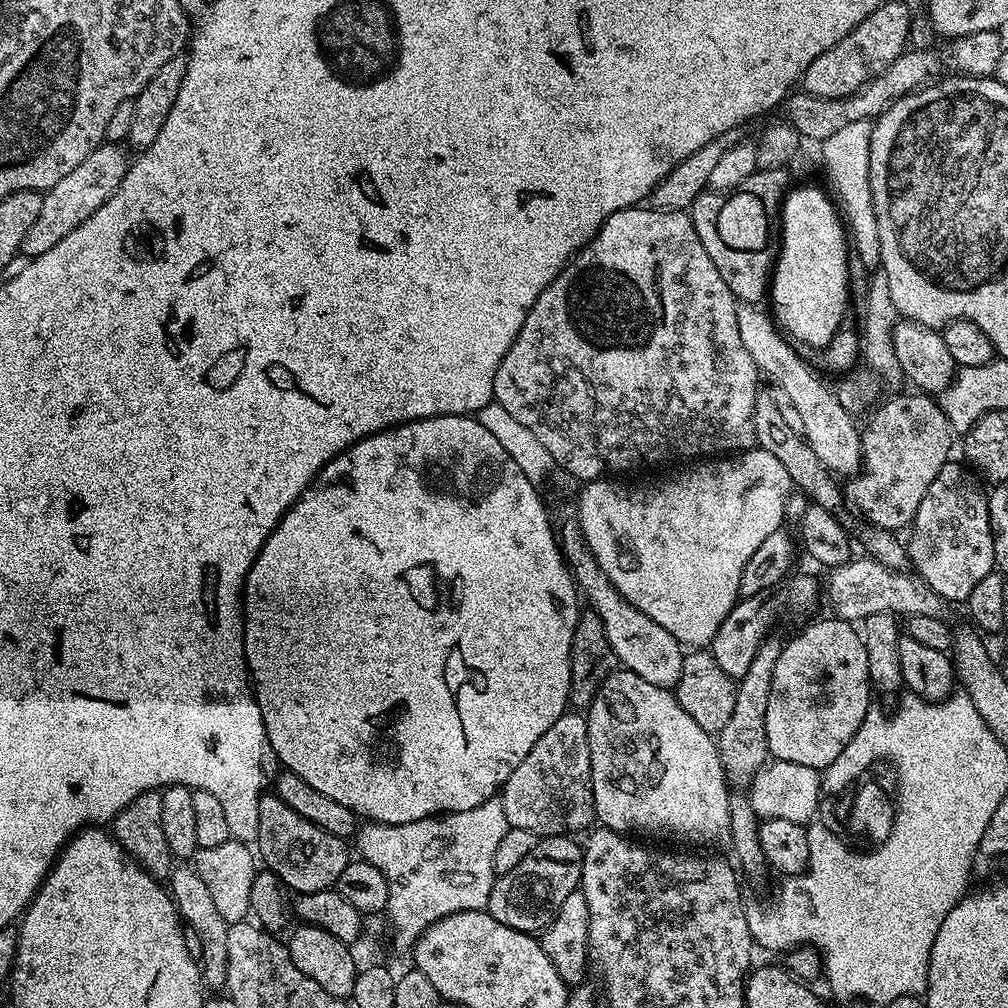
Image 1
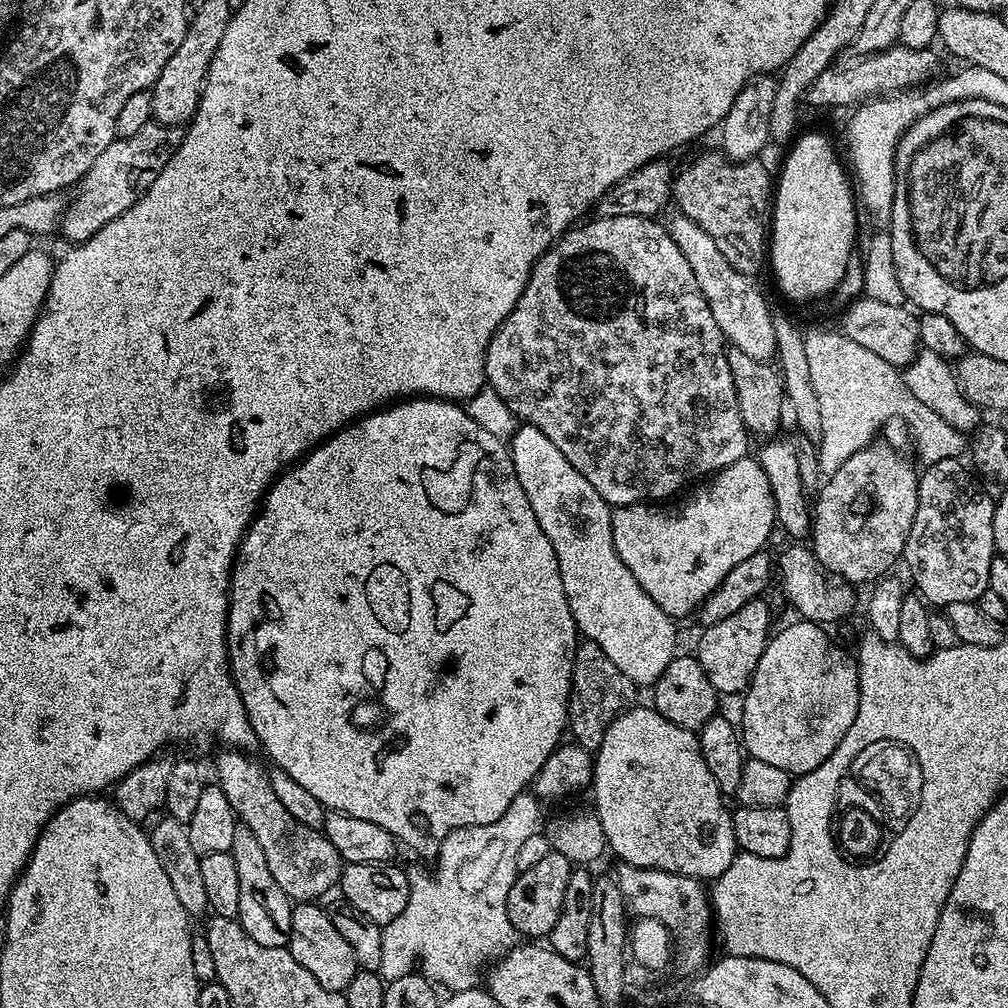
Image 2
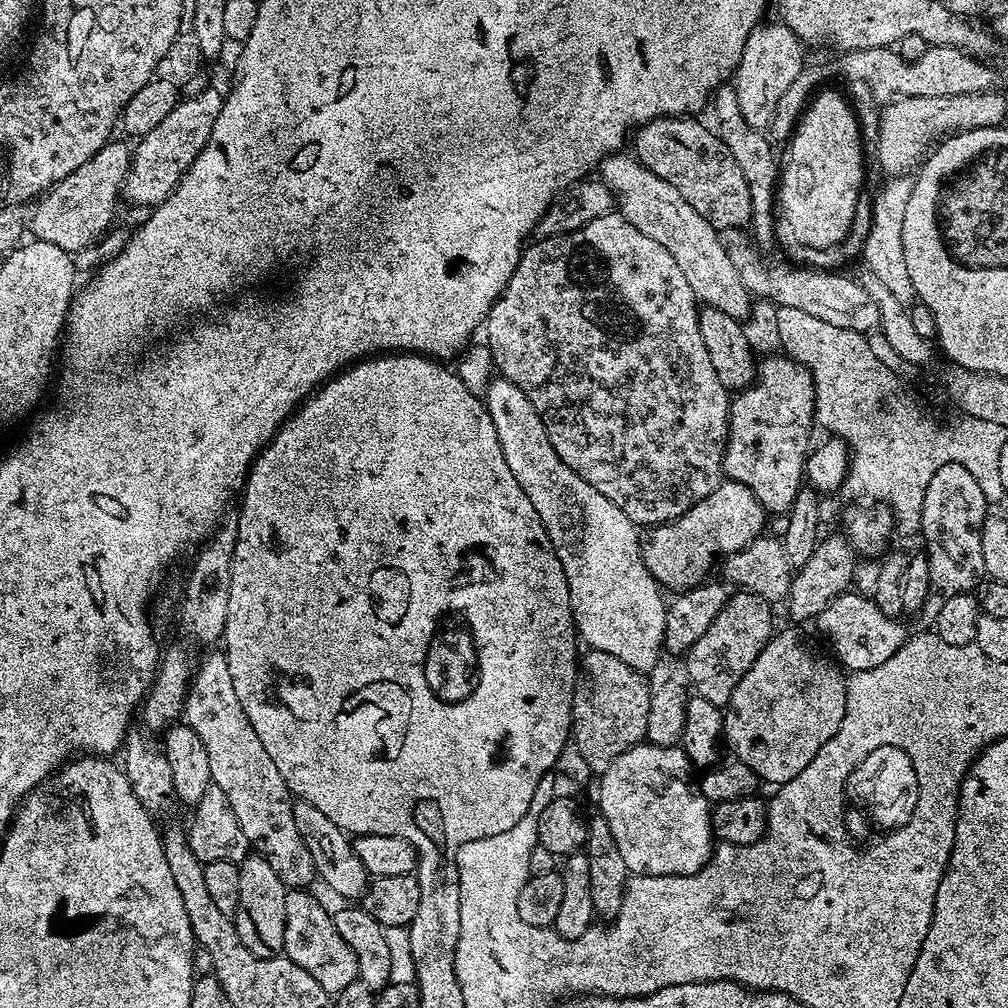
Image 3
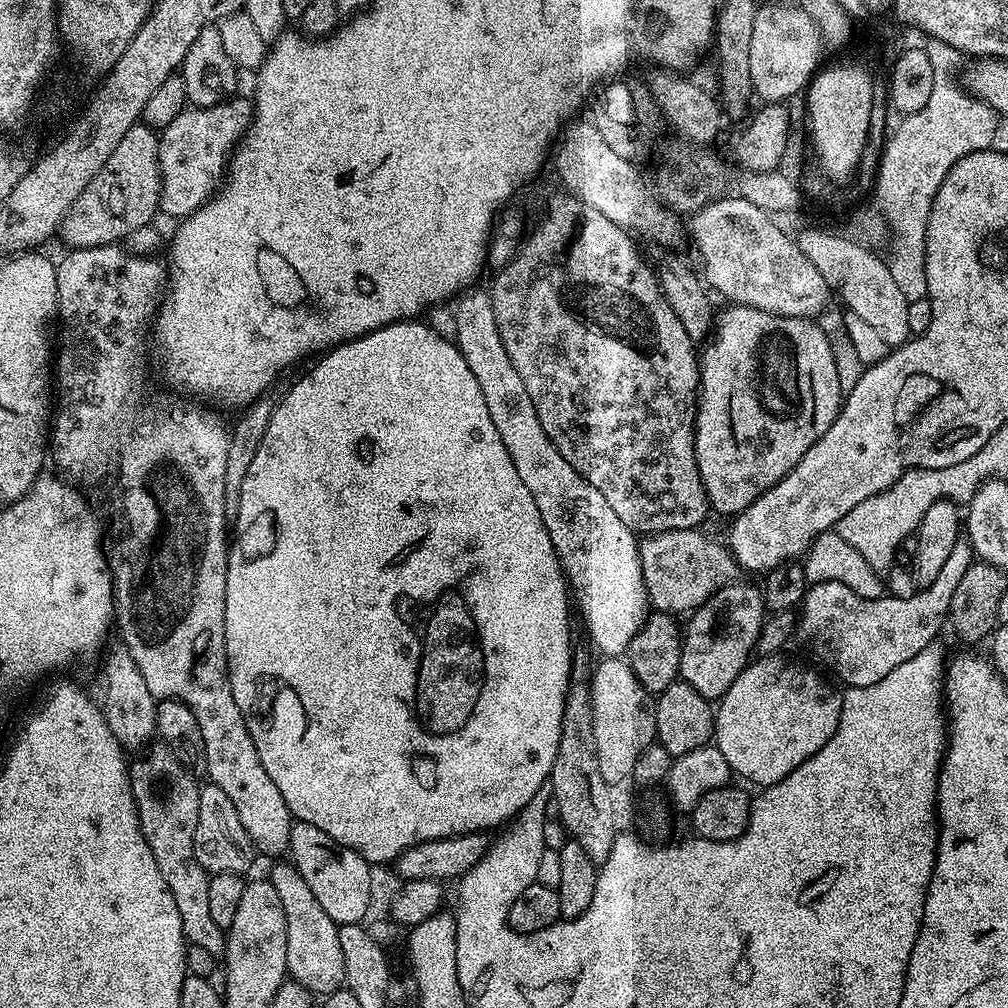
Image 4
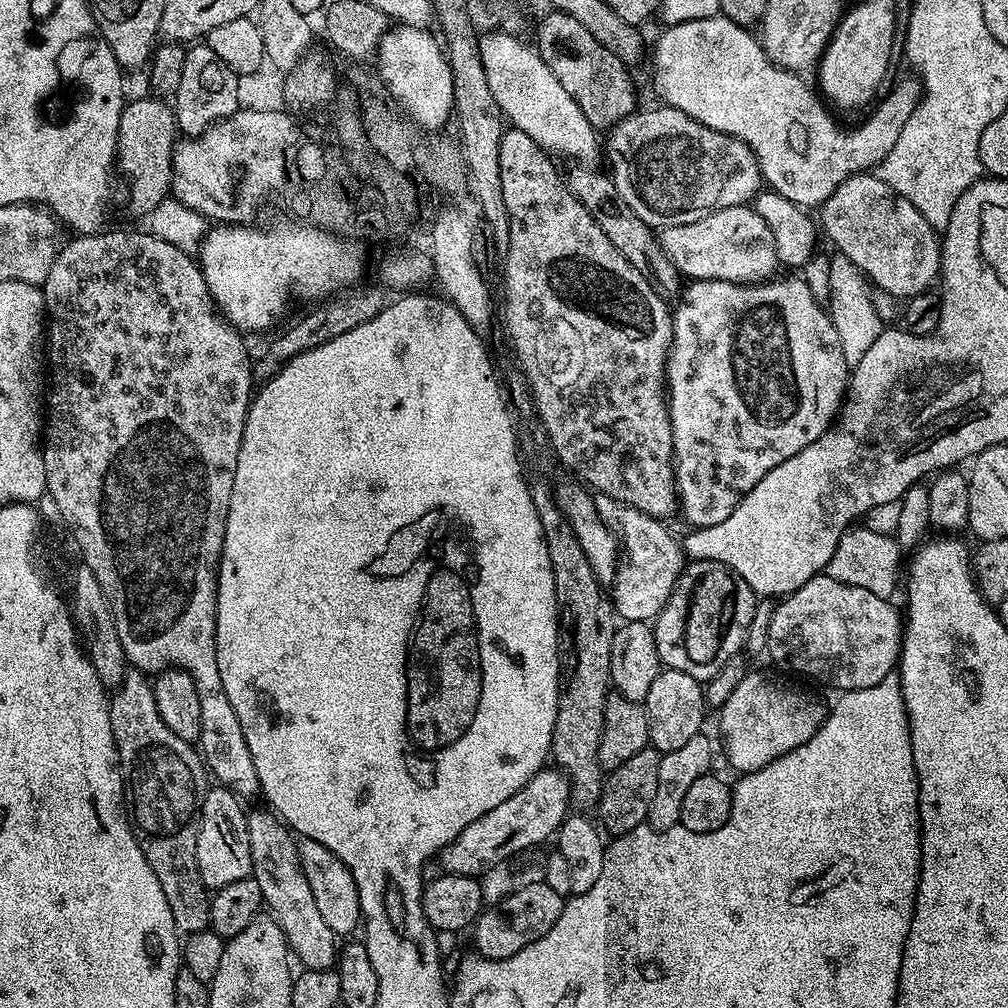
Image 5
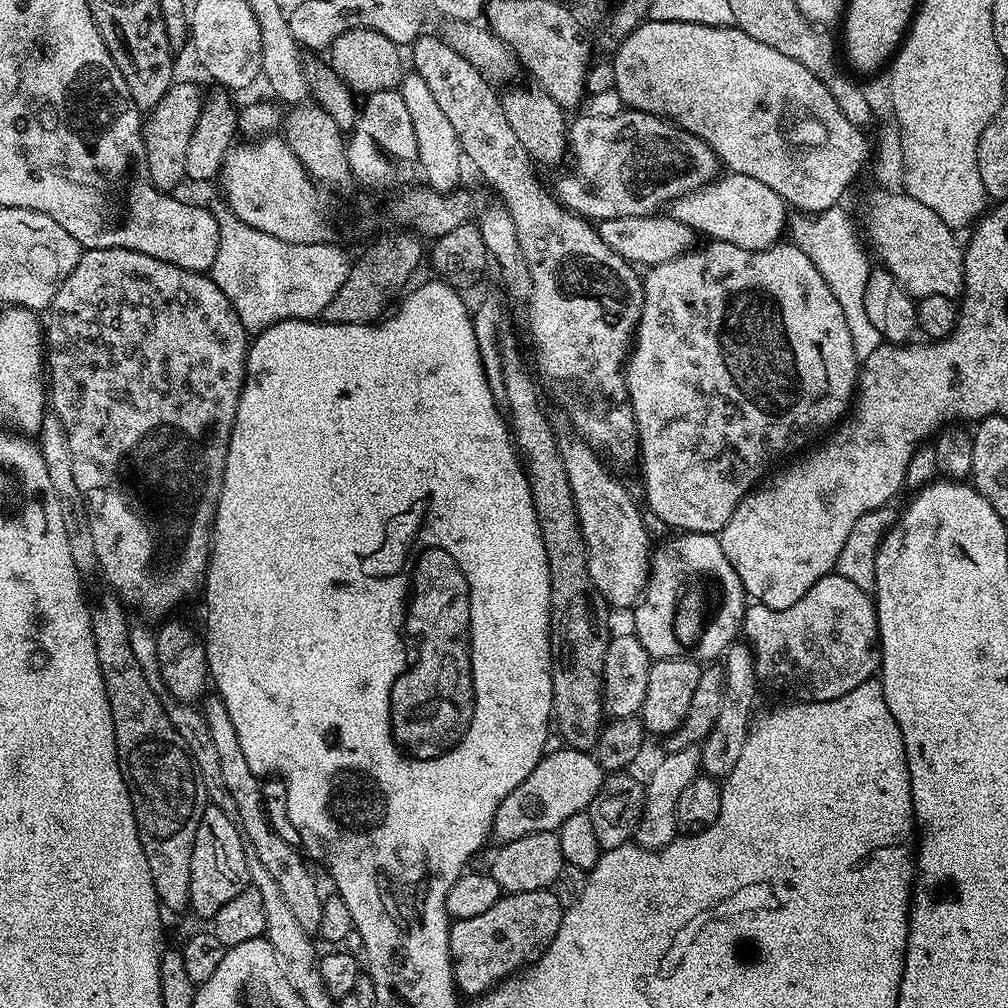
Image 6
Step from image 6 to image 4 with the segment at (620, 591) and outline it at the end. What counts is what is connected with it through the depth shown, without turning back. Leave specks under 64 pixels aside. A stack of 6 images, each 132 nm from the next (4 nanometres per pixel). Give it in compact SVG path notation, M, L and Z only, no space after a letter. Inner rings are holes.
M694 528L653 532L639 541L642 578L648 591L649 605L655 611L691 613L706 603L719 588L741 579L742 569L733 558L732 549L702 533Z

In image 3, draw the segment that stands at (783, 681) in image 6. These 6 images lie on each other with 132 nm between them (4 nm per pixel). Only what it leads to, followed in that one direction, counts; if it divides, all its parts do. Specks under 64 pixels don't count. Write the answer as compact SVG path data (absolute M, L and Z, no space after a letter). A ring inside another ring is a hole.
M948 463L931 478L920 519L920 536L924 538L924 555L930 570L930 594L926 596L920 614L928 624L936 620L950 598L975 591L981 585L985 577L981 530L989 510L990 505L978 480L961 464ZM857 594L836 596L834 602L830 602L830 606L826 606L826 610L822 610L814 621L815 627L824 631L824 636L832 647L831 655L849 673L874 670L874 666L882 666L882 662L894 658L894 654L910 635L909 629L904 629L900 623L899 619L882 614L876 604L866 602Z

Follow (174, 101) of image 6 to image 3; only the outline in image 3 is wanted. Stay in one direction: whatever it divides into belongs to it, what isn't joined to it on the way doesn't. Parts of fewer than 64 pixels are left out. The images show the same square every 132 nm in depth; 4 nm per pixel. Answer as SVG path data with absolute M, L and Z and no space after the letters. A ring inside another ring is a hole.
M119 139L105 144L102 150L98 150L98 154L94 154L94 158L82 162L74 174L66 174L66 178L53 184L39 197L35 205L36 213L30 216L30 232L35 239L79 254L83 248L98 243L107 234L108 227L116 220L116 207L120 204L120 196L122 200L128 169L132 166L133 149L127 148L123 144L125 141Z

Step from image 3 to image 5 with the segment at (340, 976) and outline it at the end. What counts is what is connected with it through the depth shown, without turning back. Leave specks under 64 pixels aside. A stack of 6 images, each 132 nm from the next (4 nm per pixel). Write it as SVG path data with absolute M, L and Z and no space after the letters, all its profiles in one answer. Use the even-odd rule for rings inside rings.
M271 810L249 811L247 818L251 877L258 882L258 890L262 890L267 911L269 908L273 912L269 913L274 917L276 925L284 931L284 943L288 945L289 953L295 959L297 956L305 969L332 968L338 959L338 937L330 930L330 926L326 926L326 918L322 918L318 902L314 902L314 890L310 890L310 882L306 882L306 874L302 874L293 833Z

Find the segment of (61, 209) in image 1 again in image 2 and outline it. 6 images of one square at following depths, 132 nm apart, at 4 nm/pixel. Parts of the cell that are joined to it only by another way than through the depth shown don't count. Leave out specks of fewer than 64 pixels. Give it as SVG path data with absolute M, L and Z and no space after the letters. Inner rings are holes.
M153 122L142 126L142 130L138 130L138 134L130 134L130 138L112 140L110 146L106 146L106 150L102 150L102 154L98 154L98 158L94 158L94 166L90 166L90 170L80 180L75 189L76 197L67 201L64 214L60 218L59 235L62 234L66 239L72 240L68 242L83 242L94 234L98 234L98 230L102 230L102 226L106 226L106 222L110 222L126 210L130 210L130 206L134 206L134 202L140 199L146 189L152 185L154 178L158 178L158 174L176 151L181 139L181 133L175 127Z

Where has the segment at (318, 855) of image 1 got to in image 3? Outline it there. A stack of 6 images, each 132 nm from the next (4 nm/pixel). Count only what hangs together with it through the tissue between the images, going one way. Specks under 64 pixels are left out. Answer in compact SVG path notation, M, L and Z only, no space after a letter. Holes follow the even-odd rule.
M208 654L201 659L188 685L182 716L194 734L202 738L212 783L226 796L251 851L263 858L289 889L300 890L308 886L314 880L314 869L310 854L294 826L289 790L274 762L270 762L266 750L262 750L262 742L258 742L258 736L234 694L228 662L223 655Z

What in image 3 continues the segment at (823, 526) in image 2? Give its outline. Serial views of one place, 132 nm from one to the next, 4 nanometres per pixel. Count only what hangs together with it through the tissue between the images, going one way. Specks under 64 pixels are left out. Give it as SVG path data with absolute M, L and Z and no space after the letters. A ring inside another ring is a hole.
M852 506L848 509L849 512L844 516L844 536L849 545L840 536L821 539L804 568L793 575L792 588L786 601L790 619L815 621L820 612L826 610L830 602L834 602L836 596L845 595L853 587L858 560L852 557L852 548L860 558L876 558L889 547L887 544L894 537L893 512L889 507Z

